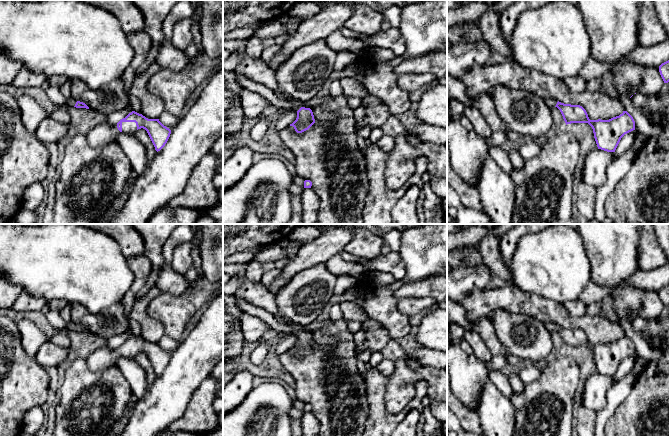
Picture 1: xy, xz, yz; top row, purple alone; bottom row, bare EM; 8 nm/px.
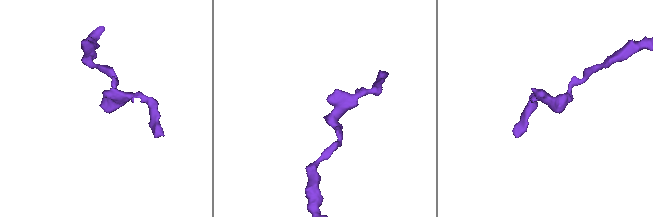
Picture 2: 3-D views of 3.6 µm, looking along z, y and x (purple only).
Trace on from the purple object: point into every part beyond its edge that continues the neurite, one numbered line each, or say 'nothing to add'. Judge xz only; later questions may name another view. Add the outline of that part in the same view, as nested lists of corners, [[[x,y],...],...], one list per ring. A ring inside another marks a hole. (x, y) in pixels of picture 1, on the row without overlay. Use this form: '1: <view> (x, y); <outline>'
1: xz (297, 329); [[[290,323],[293,327],[293,334],[297,336],[301,331],[302,331],[302,326],[295,324],[295,323]]]

